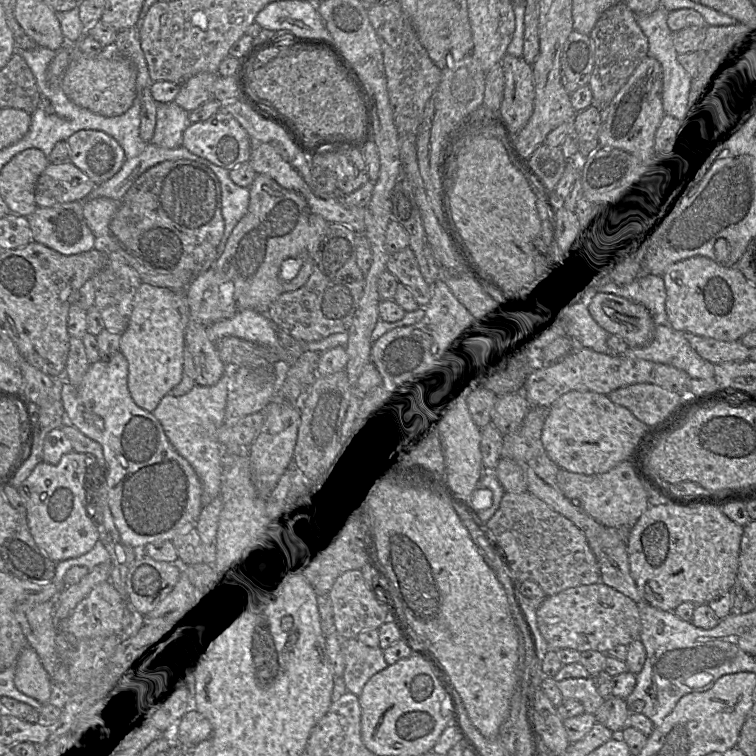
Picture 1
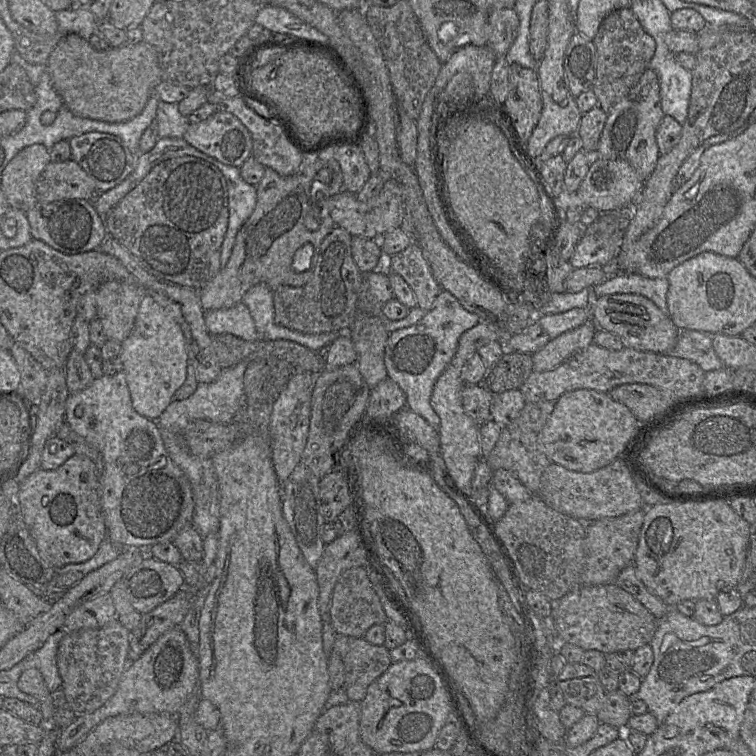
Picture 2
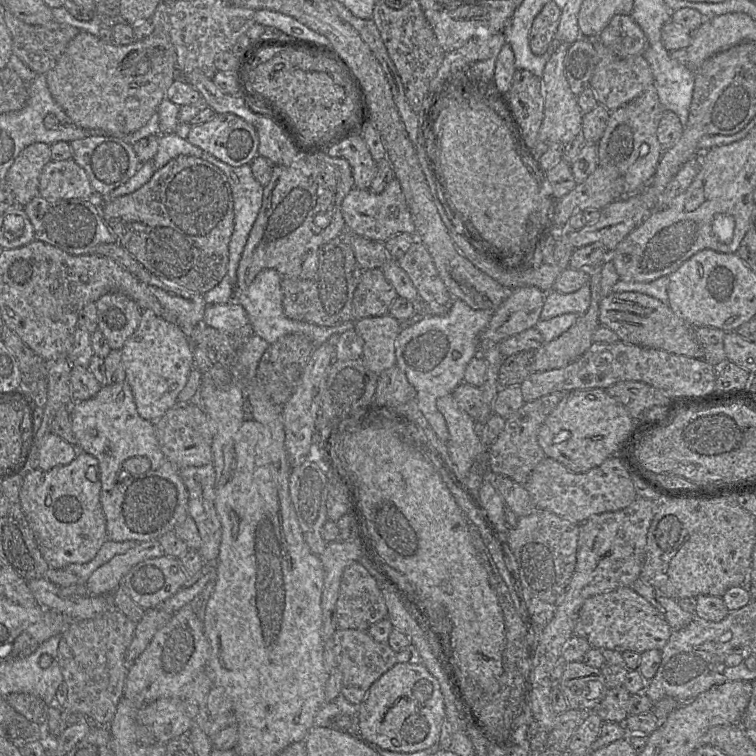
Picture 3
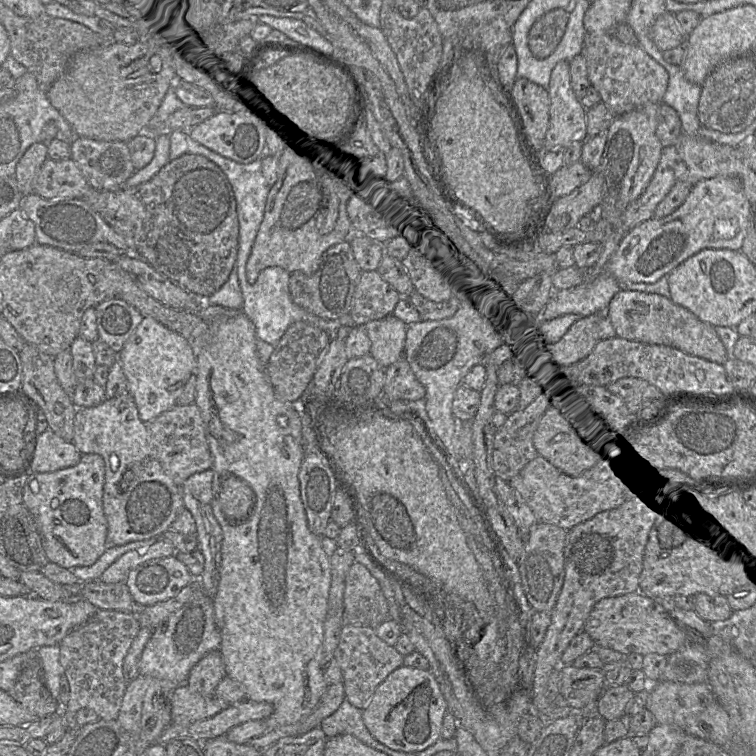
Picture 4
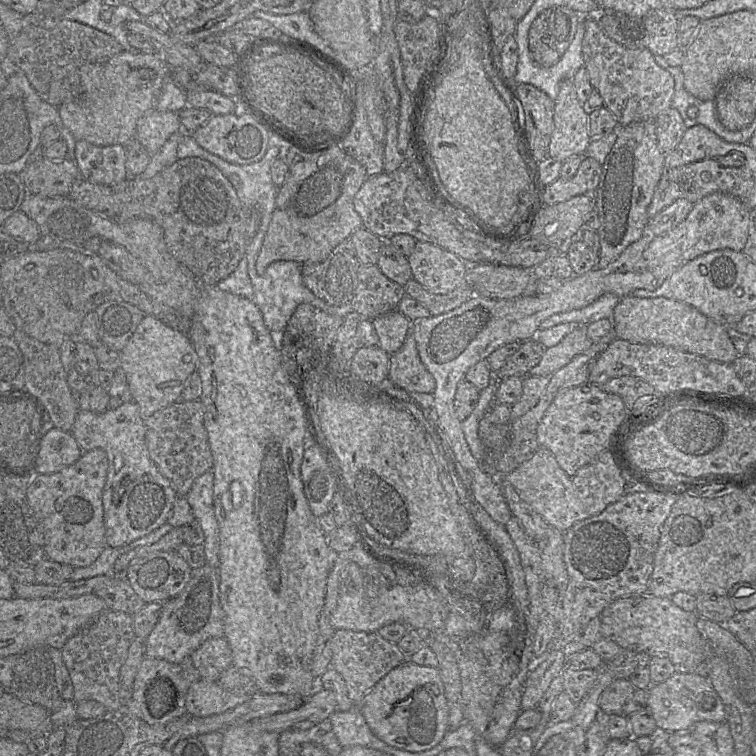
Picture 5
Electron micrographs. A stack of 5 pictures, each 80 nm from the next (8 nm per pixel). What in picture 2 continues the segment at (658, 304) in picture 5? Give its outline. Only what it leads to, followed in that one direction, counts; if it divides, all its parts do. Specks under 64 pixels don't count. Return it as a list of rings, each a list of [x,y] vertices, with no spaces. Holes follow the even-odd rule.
[[[613,294],[598,297],[593,308],[593,320],[597,329],[618,336],[624,347],[659,354],[668,355],[669,351],[675,347],[680,331],[669,315],[662,313],[651,300],[637,294]]]

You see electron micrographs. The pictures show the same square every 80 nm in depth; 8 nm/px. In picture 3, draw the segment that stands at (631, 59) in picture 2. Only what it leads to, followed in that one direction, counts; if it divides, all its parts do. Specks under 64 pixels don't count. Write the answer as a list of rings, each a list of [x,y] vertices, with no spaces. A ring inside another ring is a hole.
[[[631,15],[613,16],[597,40],[620,58],[644,55],[647,49],[646,35]]]

